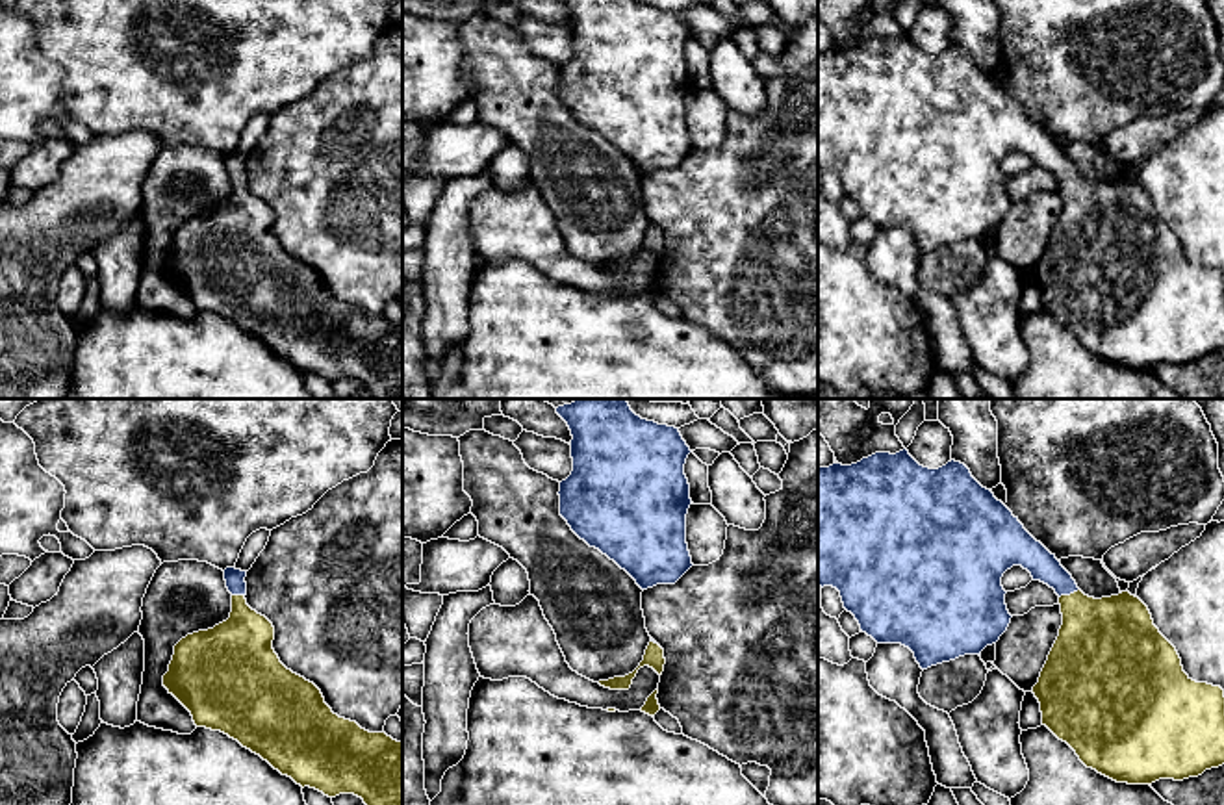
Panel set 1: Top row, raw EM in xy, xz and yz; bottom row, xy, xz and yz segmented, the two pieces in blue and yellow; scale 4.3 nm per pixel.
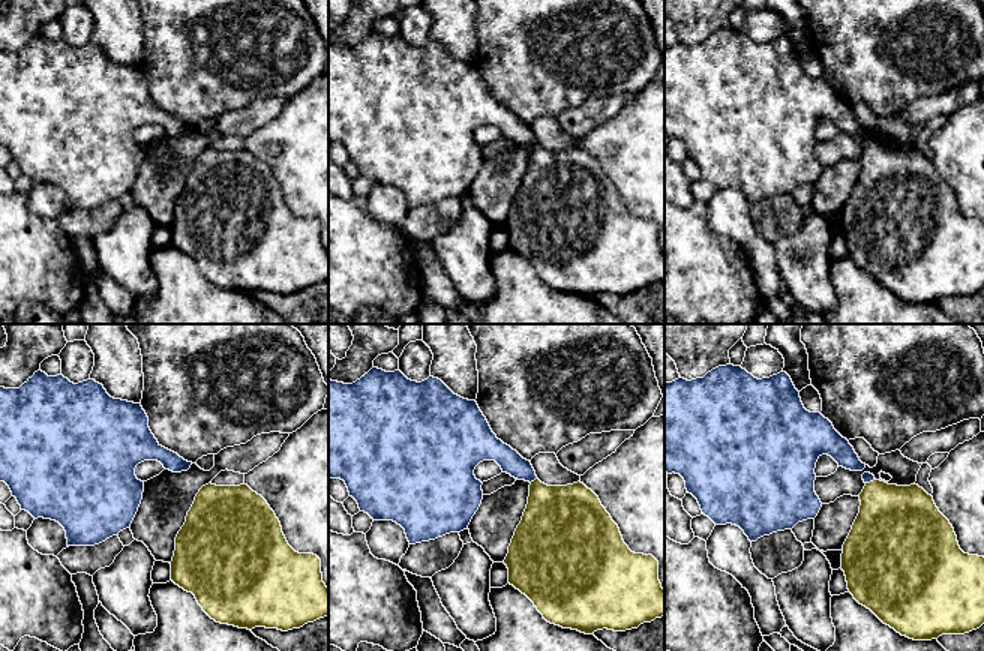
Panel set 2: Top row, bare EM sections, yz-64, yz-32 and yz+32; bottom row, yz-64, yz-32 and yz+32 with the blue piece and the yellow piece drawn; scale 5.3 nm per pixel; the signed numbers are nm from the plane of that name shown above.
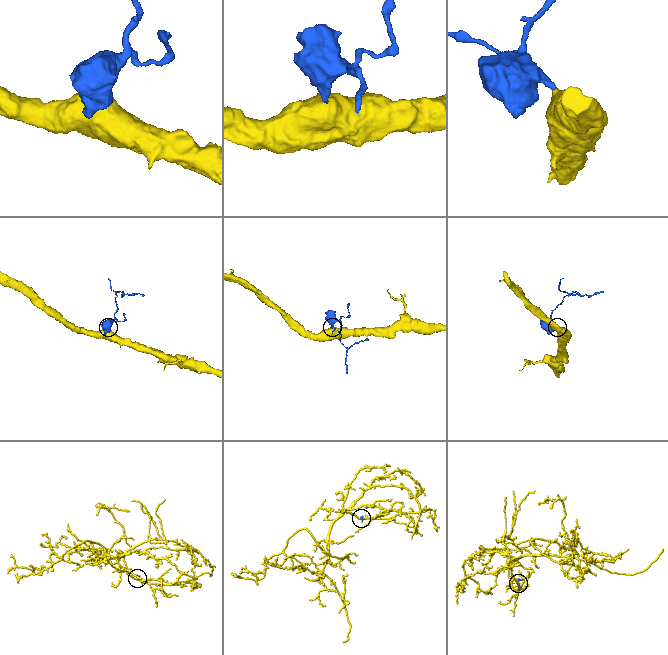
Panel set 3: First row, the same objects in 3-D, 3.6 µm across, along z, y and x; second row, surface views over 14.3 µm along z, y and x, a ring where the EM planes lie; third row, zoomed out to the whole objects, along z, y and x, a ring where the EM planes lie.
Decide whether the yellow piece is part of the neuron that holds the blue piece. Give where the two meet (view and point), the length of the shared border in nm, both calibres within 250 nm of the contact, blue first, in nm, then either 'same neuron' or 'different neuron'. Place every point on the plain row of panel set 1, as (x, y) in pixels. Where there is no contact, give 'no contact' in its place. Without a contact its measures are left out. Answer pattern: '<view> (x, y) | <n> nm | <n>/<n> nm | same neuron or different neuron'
yz (1069, 178) | 100 nm | 140/380 nm | same neuron

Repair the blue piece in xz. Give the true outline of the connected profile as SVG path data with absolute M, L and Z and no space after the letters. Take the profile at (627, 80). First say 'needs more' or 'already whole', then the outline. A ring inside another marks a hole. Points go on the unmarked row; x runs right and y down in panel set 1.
already whole; M560 0L571 15L573 56L560 67L560 100L590 132L625 154L642 174L675 169L694 148L686 128L692 89L684 48L692 37L679 13L640 0Z

